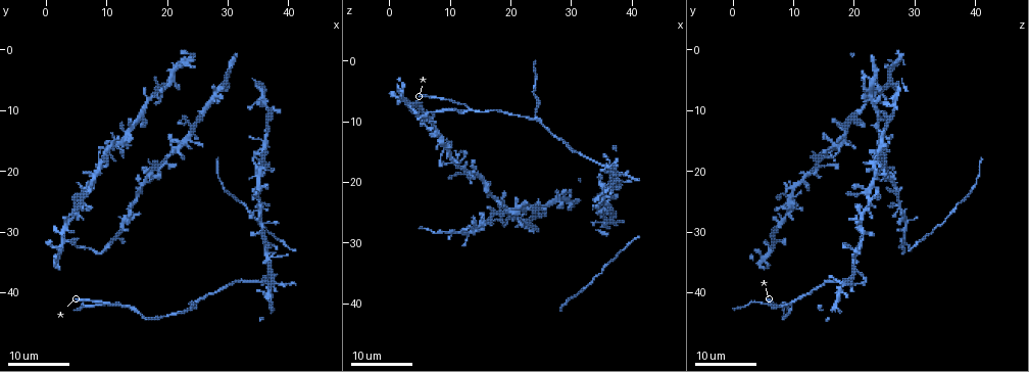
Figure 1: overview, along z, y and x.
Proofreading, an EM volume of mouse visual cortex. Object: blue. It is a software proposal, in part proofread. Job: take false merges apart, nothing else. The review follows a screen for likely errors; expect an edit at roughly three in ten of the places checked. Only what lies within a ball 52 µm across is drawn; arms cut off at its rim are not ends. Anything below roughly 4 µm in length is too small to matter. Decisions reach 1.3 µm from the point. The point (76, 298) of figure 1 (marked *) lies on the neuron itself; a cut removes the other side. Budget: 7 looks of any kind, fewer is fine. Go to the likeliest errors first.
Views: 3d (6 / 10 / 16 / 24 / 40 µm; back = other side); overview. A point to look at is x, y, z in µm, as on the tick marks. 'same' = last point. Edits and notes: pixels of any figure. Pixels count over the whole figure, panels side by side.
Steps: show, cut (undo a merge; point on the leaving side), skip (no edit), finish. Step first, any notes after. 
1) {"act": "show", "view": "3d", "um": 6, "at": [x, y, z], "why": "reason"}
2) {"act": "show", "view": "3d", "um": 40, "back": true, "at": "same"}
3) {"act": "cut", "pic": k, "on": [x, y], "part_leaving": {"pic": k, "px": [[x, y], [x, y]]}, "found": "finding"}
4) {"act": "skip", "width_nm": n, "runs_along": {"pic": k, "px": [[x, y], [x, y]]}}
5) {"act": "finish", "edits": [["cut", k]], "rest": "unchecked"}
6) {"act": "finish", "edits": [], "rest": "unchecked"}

{"act": "show", "view": "3d", "um": 24, "at": [24.0, 42.0, 9.5], "why": "three-way junction"}

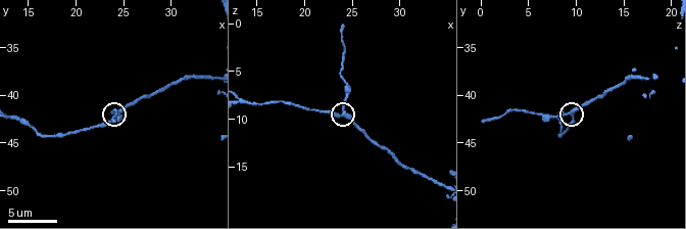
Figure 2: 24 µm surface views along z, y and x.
{"act": "show", "view": "3d", "um": 6, "at": [24.2, 41.8, 9.4]}

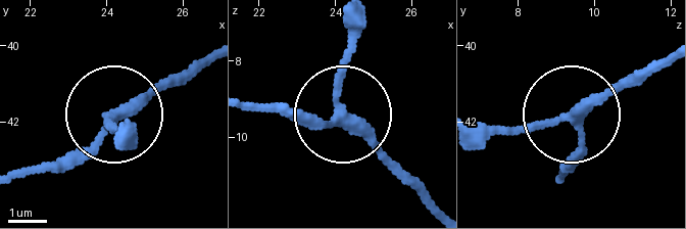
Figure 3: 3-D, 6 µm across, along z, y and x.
{"act": "show", "view": "3d", "um": 6, "back": true, "at": [24.20, 41.80, 9.40], "why": "from behind"}

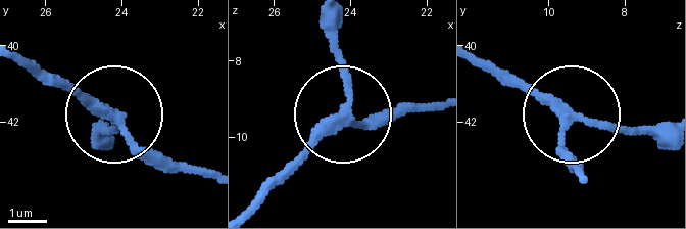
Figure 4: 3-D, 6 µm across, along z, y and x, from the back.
{"act": "skip", "side_arm_um": 10, "arms": 3, "found": "continuous, no second neuron"}

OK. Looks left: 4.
{"act": "show", "view": "3d", "um": 16, "at": [10.5, 31.5, 28.0], "why": "side arm on a straight run"}

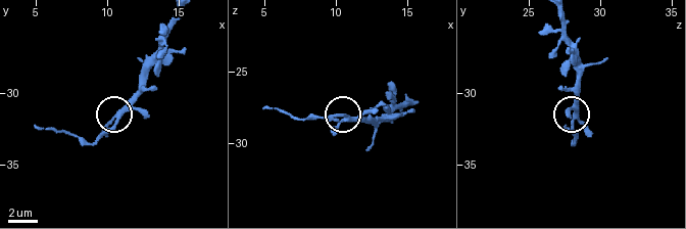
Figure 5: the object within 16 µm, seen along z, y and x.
{"act": "show", "view": "3d", "um": 6, "at": [10.4, 31.8, 28.4]}

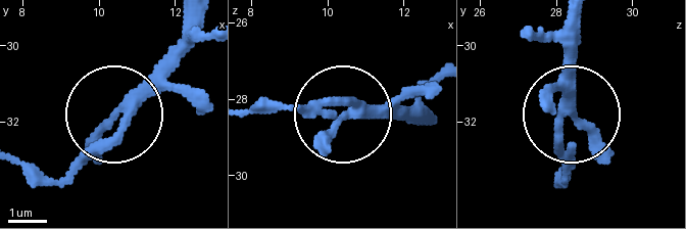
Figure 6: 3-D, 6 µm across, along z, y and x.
{"act": "cut", "pic": 6, "on": [91, 153], "part_leaving": {"pic": 6, "px": [[356, 105], [248, 108]]}, "found": "two neurons meet here"}

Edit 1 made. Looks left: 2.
{"act": "finish", "edits": [["cut", 6]], "rest": "unchecked"}

